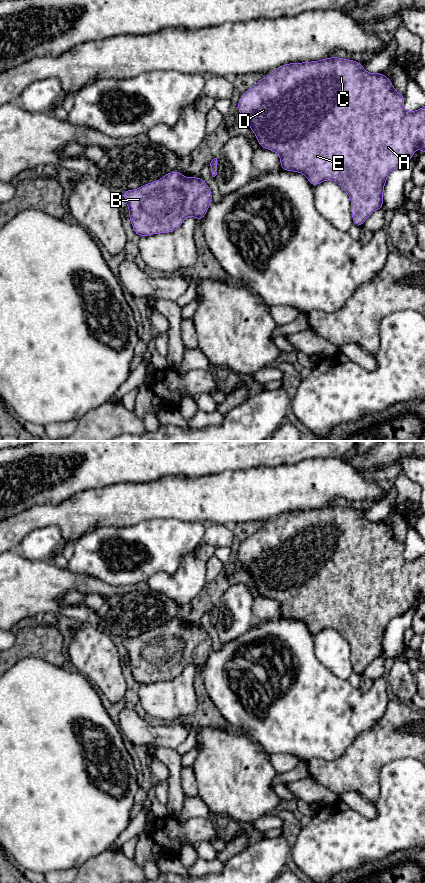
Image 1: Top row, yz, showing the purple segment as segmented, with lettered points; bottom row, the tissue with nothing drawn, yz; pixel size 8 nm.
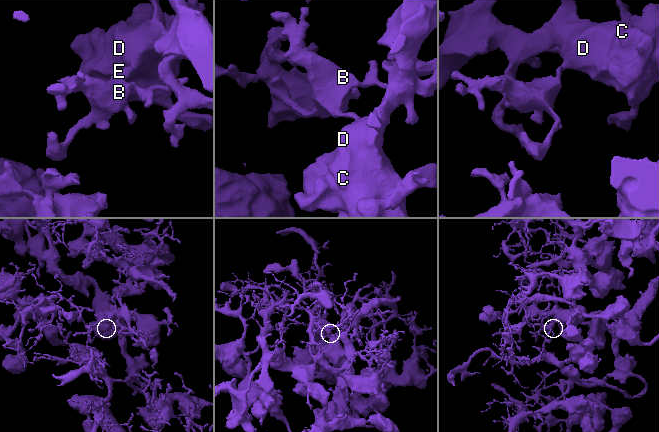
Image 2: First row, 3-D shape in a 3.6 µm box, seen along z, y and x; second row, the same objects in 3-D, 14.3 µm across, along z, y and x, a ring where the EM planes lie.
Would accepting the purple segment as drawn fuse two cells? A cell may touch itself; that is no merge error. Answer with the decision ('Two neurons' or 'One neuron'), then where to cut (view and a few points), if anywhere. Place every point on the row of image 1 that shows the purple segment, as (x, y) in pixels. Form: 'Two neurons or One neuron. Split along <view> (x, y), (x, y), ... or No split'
One neuron. No split

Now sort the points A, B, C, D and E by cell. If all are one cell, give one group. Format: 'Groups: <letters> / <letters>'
Groups: A B C D E

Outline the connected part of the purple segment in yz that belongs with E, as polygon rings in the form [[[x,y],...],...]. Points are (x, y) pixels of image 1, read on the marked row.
[[[330,57],[318,61],[287,63],[276,69],[272,74],[262,77],[256,84],[246,90],[239,98],[237,105],[242,120],[246,121],[255,134],[261,148],[271,150],[280,155],[280,169],[302,173],[312,187],[326,180],[334,180],[348,194],[351,200],[351,214],[353,224],[362,227],[367,218],[376,210],[383,210],[384,185],[389,174],[404,165],[412,158],[418,147],[421,154],[425,153],[425,106],[413,112],[404,109],[404,94],[398,93],[391,80],[381,73],[368,73],[359,61]]]

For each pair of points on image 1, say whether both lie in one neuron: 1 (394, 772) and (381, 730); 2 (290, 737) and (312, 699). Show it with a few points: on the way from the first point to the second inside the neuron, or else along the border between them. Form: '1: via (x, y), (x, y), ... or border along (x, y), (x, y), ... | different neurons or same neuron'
1: border along (414, 757), (388, 762), (378, 782) | different neurons
2: via (298, 728), (312, 714), (312, 708) | same neuron

